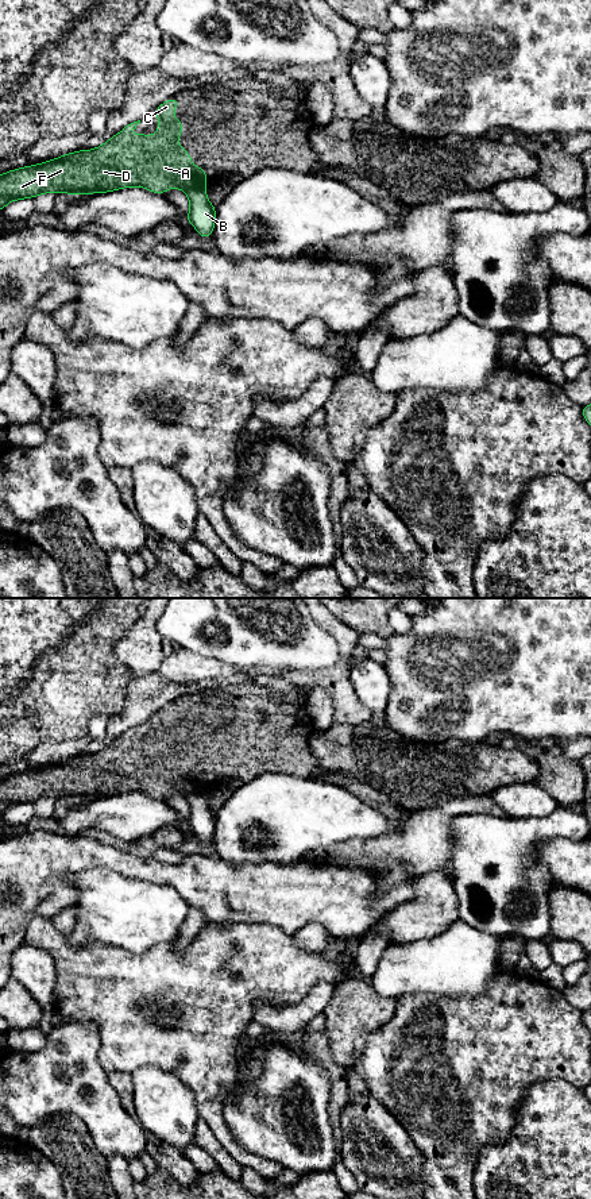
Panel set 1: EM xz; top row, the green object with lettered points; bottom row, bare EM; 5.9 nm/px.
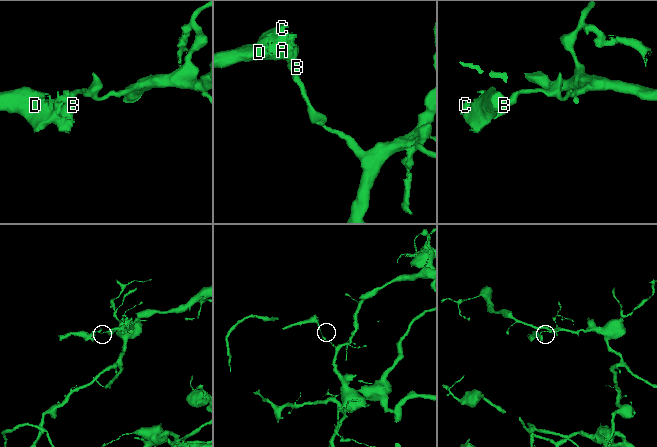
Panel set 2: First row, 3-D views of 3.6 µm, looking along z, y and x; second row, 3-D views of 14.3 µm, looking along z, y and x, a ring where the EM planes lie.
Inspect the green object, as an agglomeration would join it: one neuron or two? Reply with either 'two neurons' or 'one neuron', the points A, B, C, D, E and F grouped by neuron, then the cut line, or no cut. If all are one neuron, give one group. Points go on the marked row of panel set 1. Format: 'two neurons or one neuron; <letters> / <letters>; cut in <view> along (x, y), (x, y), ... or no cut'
two neurons; A C D E F / B; cut in xz along (203, 187), (186, 192)

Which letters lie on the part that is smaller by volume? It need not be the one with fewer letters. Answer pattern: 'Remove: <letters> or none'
Remove: A, C, D, E, F

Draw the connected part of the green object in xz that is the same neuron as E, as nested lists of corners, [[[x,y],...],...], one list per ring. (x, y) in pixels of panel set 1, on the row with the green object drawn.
[[[174,96],[162,103],[152,112],[158,115],[157,135],[127,135],[140,120],[120,130],[108,142],[93,150],[78,150],[38,165],[24,166],[0,174],[0,211],[13,200],[36,197],[43,193],[93,194],[107,193],[123,188],[140,186],[155,194],[163,194],[171,188],[184,192],[202,189],[208,184],[206,169],[197,167],[190,161],[190,153],[178,146],[178,136],[184,132],[184,123],[173,117],[174,109],[181,107]]]

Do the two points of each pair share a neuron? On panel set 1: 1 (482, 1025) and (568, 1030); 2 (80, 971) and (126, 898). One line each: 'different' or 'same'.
1: same
2: different

